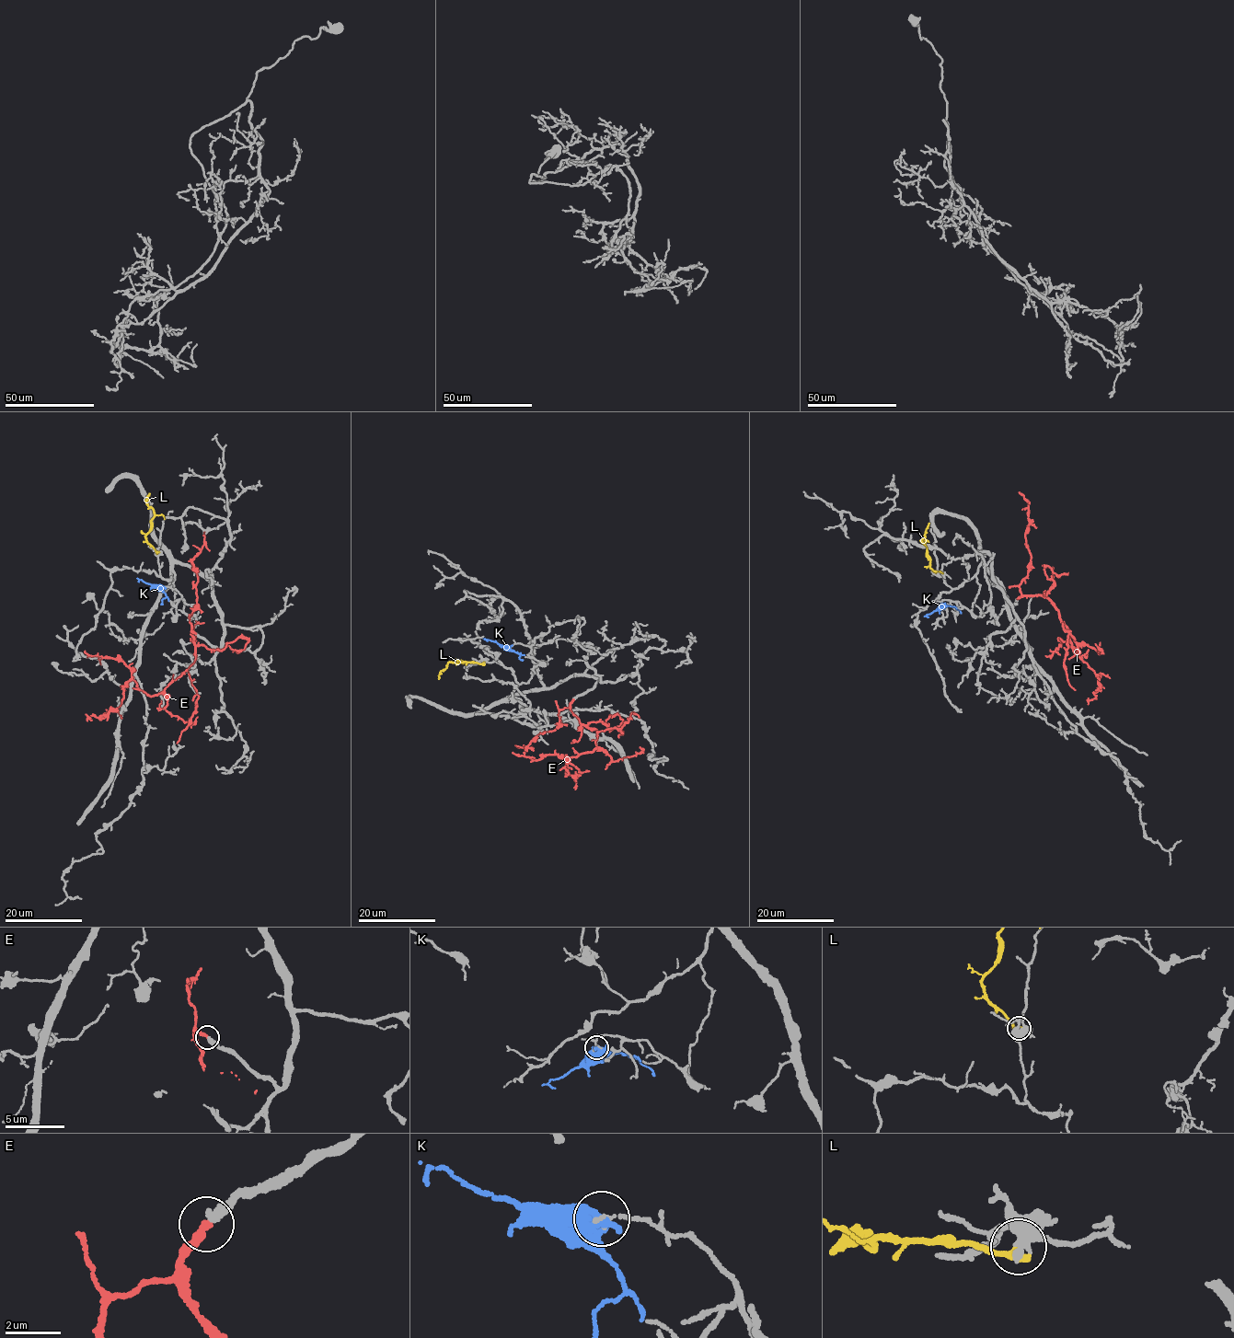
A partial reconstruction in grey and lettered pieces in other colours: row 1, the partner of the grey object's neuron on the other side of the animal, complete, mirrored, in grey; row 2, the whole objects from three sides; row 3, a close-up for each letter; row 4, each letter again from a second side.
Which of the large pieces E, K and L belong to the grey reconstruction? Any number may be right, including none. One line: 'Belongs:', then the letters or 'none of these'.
Belongs: E

